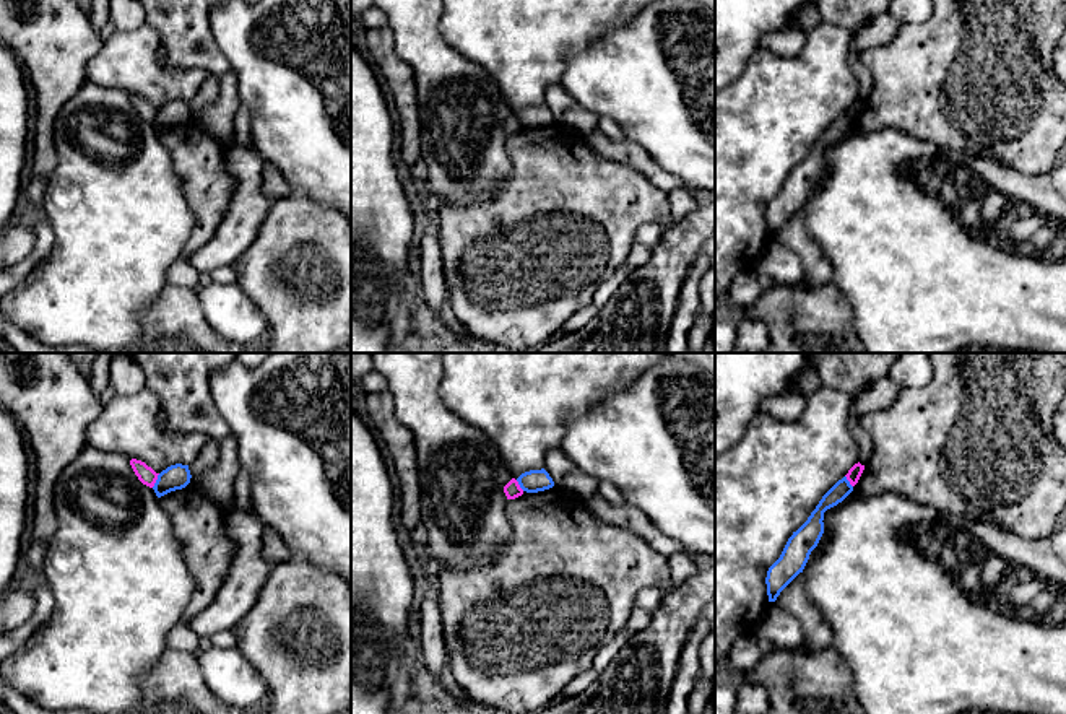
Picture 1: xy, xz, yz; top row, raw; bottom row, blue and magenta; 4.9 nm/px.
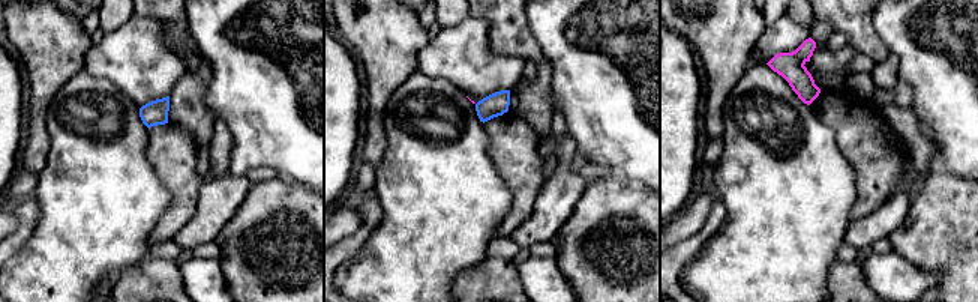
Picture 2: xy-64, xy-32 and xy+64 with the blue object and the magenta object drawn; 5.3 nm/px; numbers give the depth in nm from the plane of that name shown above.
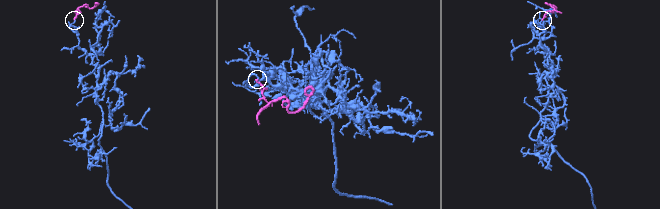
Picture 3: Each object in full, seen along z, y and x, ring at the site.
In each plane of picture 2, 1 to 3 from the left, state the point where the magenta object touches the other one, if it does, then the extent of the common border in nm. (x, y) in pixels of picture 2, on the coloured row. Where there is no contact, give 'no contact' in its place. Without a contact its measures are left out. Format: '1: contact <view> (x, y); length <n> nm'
1: no contact
2: no contact
3: no contact

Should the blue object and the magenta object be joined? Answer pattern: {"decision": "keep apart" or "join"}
{"decision": "keep apart"}

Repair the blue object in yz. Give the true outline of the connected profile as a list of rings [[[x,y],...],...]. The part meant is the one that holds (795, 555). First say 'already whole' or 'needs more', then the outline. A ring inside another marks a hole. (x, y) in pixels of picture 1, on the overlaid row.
already whole; [[[843,477],[819,501],[808,520],[788,538],[780,558],[769,568],[765,584],[769,602],[775,602],[780,592],[803,573],[811,551],[824,533],[824,512],[842,503],[853,486]]]

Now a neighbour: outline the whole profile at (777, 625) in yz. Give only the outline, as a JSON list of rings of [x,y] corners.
[[[775,602],[765,607],[754,634],[769,639],[775,649],[795,651],[804,647],[800,621]]]

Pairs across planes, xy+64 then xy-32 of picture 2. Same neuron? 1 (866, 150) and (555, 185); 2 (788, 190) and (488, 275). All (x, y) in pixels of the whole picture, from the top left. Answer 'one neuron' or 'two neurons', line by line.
1: two neurons
2: two neurons

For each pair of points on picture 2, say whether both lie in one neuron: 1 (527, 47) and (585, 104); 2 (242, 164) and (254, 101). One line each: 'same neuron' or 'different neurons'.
1: different neurons
2: same neuron

